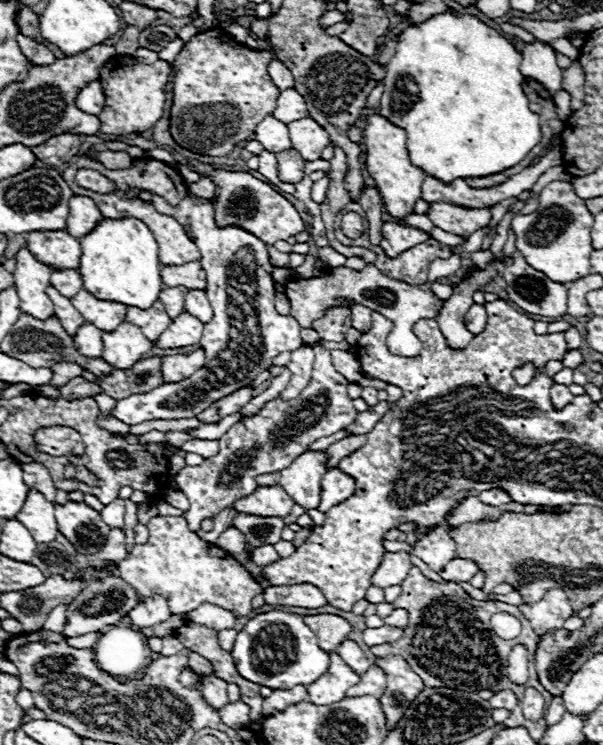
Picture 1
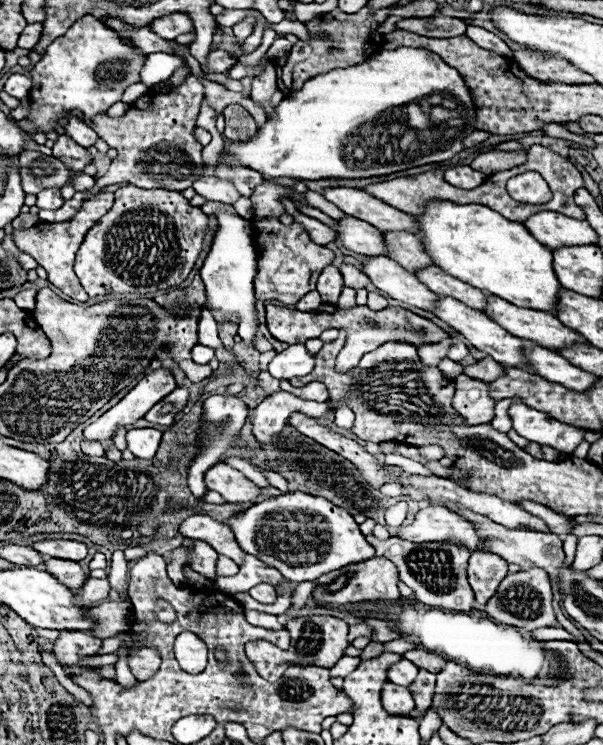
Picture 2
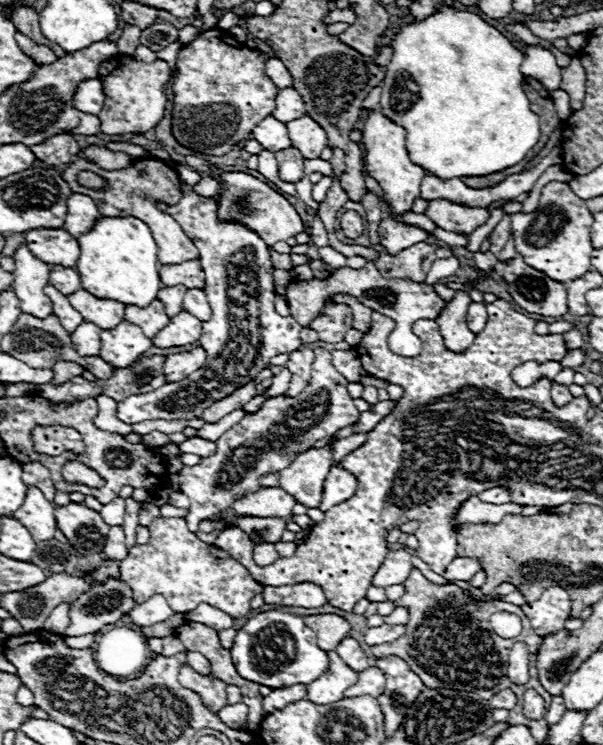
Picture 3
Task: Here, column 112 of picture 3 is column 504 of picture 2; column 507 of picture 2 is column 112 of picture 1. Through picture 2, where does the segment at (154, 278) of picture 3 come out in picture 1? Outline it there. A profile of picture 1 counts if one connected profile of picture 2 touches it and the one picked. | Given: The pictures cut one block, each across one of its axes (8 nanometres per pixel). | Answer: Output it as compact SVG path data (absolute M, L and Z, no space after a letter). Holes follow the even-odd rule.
M102 218L92 232L80 238L80 246L82 258L78 272L84 280L84 290L100 300L116 300L136 308L148 308L158 300L160 288L164 288L158 244L144 222L136 218Z

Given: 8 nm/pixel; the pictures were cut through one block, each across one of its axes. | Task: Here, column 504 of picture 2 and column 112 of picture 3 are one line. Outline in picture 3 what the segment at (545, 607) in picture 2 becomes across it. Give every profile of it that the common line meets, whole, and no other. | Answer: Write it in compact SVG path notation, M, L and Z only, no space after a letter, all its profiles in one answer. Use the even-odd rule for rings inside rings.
M120 578L104 584L92 584L88 592L80 594L70 608L70 626L66 636L84 636L98 632L106 624L116 624L124 614L136 606L134 592Z

